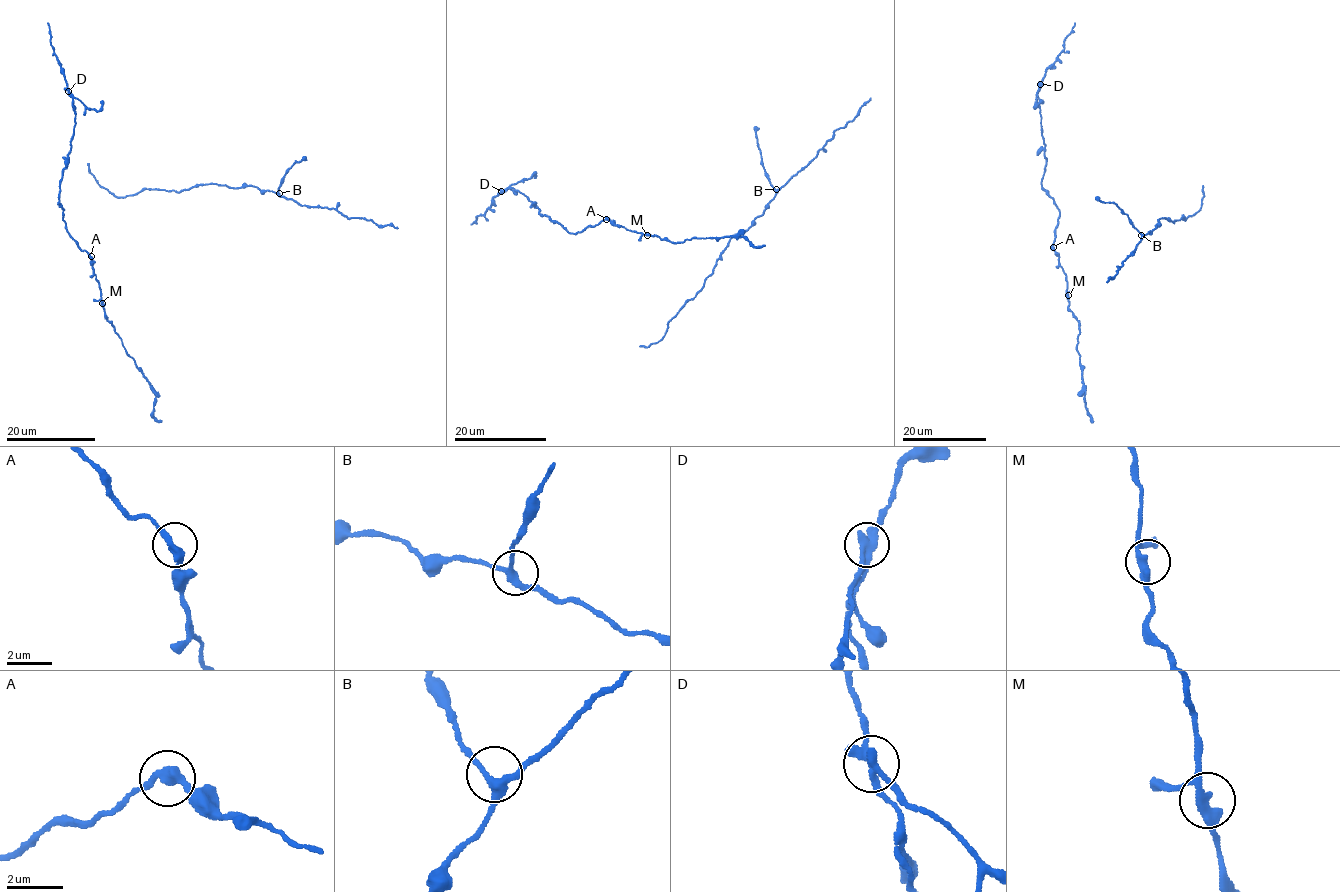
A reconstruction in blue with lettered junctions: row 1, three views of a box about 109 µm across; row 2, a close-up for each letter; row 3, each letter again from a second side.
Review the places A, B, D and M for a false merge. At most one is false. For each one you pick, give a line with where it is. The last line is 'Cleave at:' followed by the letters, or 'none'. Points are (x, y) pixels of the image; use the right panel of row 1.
D: place (1040, 84)
Cleave at: D

